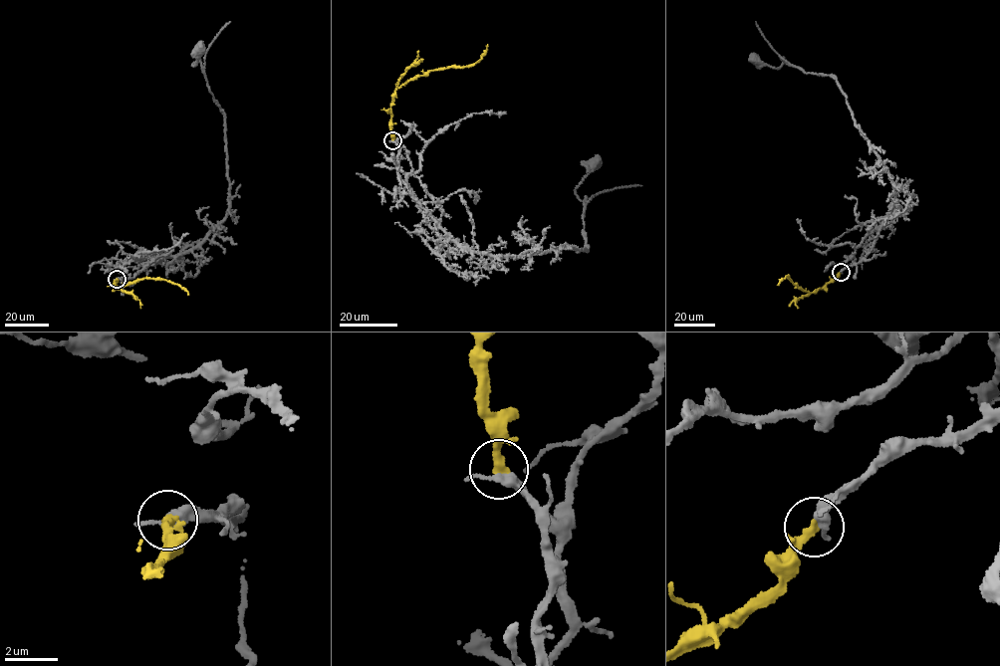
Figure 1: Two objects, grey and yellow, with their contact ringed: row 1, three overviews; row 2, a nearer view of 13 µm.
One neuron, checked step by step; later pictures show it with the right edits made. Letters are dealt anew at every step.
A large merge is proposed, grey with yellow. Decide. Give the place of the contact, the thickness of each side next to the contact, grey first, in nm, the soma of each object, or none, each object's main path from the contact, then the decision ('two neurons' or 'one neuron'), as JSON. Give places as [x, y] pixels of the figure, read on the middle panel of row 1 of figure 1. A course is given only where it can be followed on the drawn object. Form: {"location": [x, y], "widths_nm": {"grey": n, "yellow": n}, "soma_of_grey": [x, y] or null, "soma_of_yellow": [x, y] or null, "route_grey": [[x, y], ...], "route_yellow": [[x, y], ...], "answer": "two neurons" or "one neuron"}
{"location": [392, 140], "widths_nm": {"grey": 320, "yellow": 360}, "soma_of_grey": [594, 163], "soma_of_yellow": null, "route_grey": [[392, 140], [415, 199], [458, 242], [498, 256], [587, 250], [576, 191], [594, 162]], "route_yellow": [[392, 140], [389, 109], [396, 90], [430, 71], [475, 65], [487, 50], [487, 45]], "answer": "one neuron"}

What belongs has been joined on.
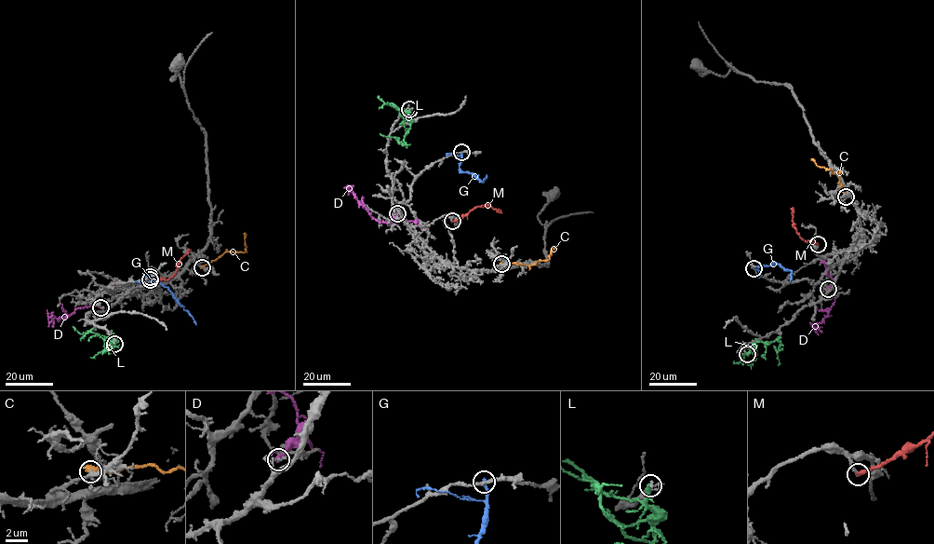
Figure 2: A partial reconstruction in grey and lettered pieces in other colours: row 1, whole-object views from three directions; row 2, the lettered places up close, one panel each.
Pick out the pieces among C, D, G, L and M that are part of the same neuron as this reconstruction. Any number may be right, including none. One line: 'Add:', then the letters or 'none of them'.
Add: M

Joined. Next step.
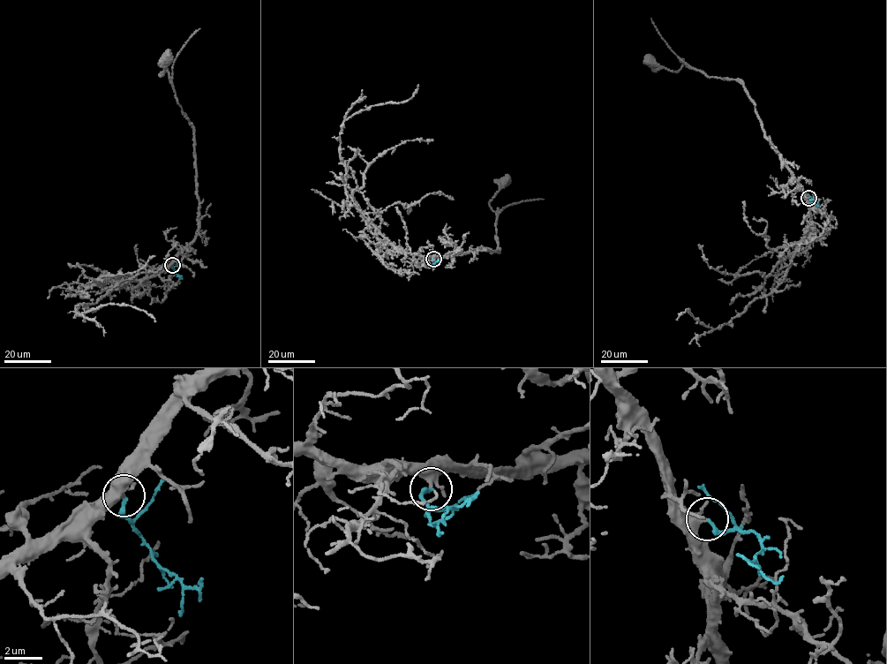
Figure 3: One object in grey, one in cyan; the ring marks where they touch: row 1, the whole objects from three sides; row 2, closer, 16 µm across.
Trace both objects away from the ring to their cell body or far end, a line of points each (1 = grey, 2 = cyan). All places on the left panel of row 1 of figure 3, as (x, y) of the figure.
1: (171, 265), (192, 241), (199, 208), (194, 132), (167, 67), (160, 74), (167, 57)
2: (172, 265), (179, 280)

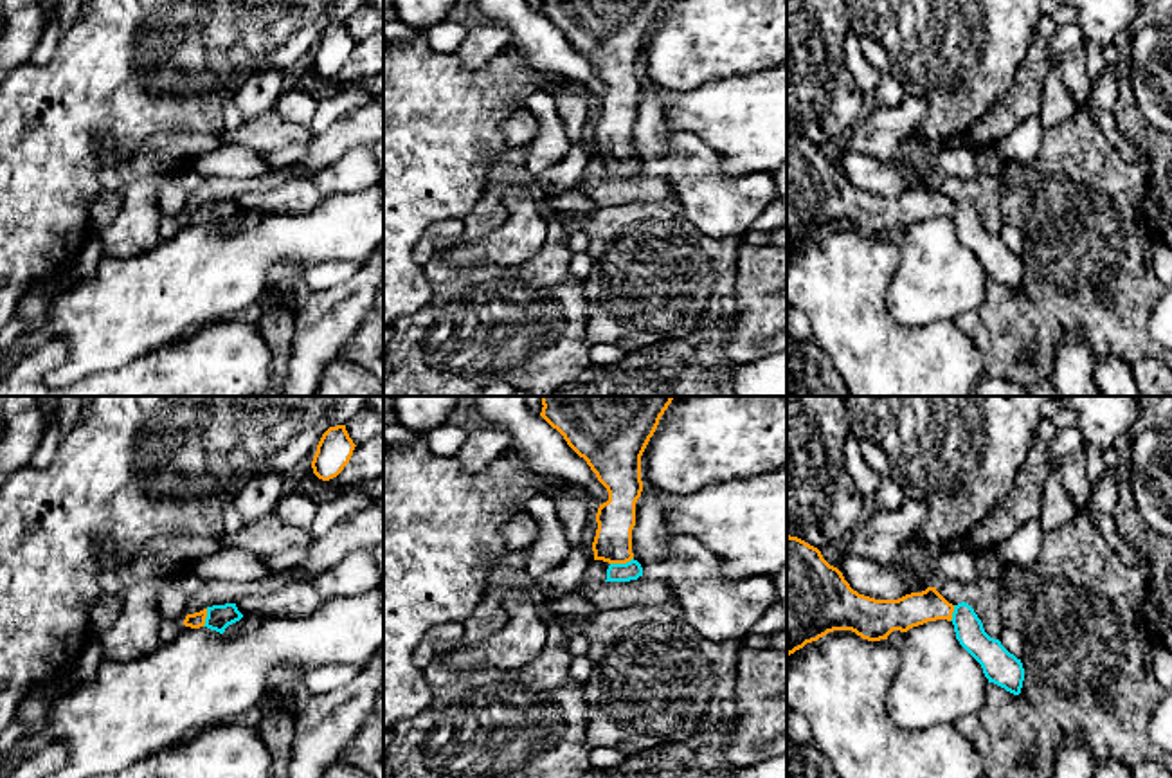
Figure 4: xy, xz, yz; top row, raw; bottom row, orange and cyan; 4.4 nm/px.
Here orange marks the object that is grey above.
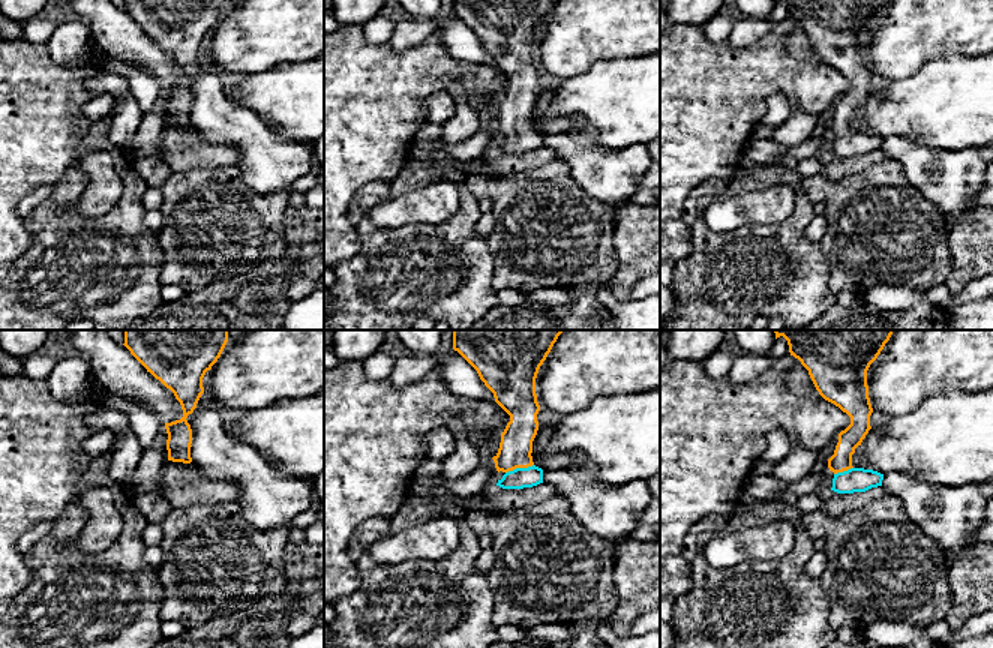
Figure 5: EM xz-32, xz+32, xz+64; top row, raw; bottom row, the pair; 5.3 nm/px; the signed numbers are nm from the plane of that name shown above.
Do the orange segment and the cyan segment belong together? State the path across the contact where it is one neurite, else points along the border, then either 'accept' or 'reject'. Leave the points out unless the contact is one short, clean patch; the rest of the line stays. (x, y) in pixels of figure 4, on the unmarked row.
across xz (616, 114), (616, 146), (622, 159), (632, 166) | accept

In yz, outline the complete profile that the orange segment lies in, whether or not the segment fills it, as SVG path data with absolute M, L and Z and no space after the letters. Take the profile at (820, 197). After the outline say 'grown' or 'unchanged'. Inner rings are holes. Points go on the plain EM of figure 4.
M787 131L787 254L834 227L852 227L862 236L880 238L888 236L893 227L907 229L936 216L947 216L954 222L956 236L981 261L988 279L1014 292L1021 290L1024 277L1021 256L1010 250L999 236L985 229L981 216L969 200L952 202L936 184L927 184L898 196L875 196L859 191L850 184L843 169L823 155L817 144Z | grown

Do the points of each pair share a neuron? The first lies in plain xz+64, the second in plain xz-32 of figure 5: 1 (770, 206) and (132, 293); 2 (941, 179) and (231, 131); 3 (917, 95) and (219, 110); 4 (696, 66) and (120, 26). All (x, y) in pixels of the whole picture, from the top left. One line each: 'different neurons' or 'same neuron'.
1: different neurons
2: same neuron
3: different neurons
4: different neurons

